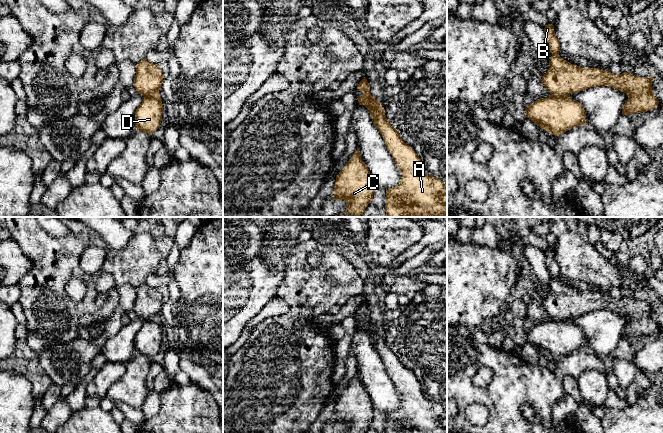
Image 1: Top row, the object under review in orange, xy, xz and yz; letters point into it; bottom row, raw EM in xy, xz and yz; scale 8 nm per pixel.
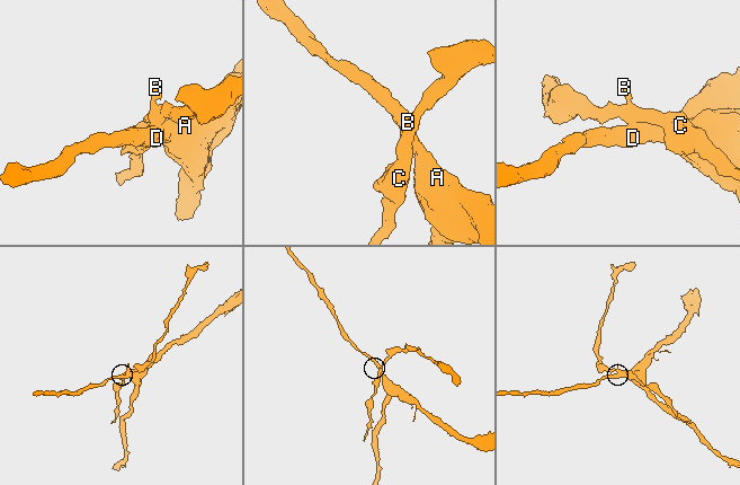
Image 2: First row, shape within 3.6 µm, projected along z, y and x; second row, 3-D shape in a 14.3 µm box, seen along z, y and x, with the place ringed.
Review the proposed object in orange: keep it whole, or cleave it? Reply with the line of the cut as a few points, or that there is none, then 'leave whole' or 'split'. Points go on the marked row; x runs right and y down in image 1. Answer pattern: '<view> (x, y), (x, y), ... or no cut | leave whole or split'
yz (551, 94), (567, 96) | split

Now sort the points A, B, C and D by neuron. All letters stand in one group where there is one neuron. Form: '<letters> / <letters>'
A D / B C

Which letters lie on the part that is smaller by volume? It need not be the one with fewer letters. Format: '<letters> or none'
B, C

